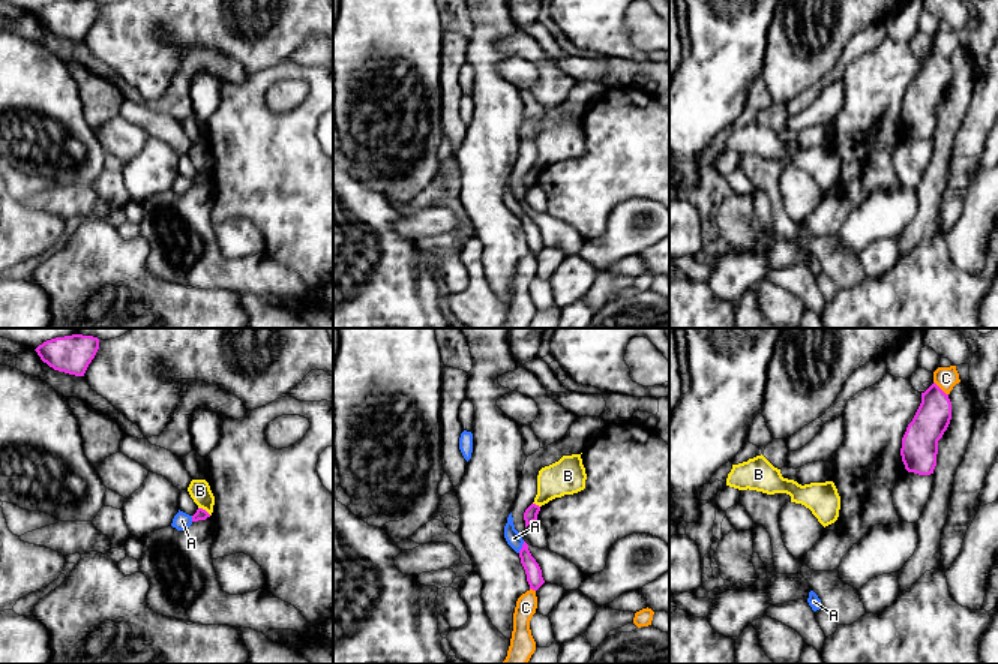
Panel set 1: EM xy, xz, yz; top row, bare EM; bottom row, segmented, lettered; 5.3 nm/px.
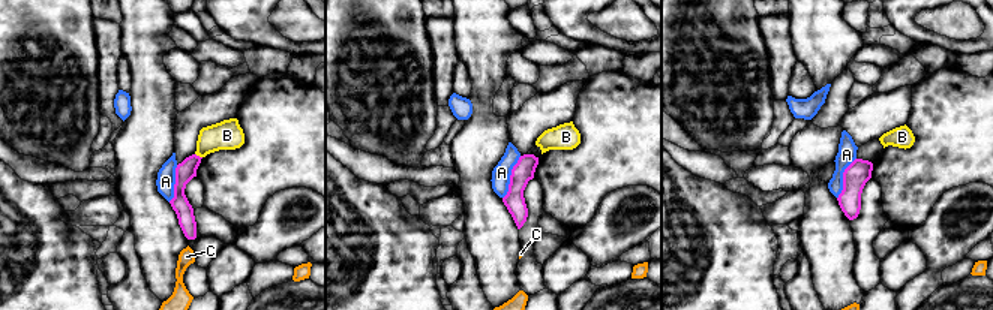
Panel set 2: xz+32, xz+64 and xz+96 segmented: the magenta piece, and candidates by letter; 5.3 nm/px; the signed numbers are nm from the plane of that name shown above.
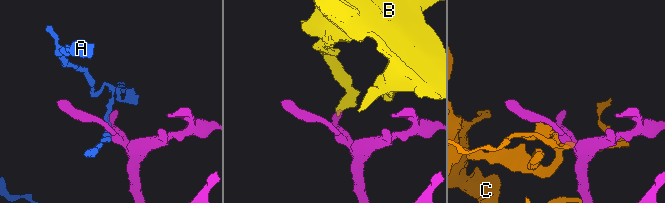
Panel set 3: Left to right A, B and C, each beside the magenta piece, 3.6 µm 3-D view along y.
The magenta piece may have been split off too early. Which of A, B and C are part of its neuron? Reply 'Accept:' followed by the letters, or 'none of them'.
Accept: none of them

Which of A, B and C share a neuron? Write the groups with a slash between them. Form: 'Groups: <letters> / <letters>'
Groups: A / B / C

